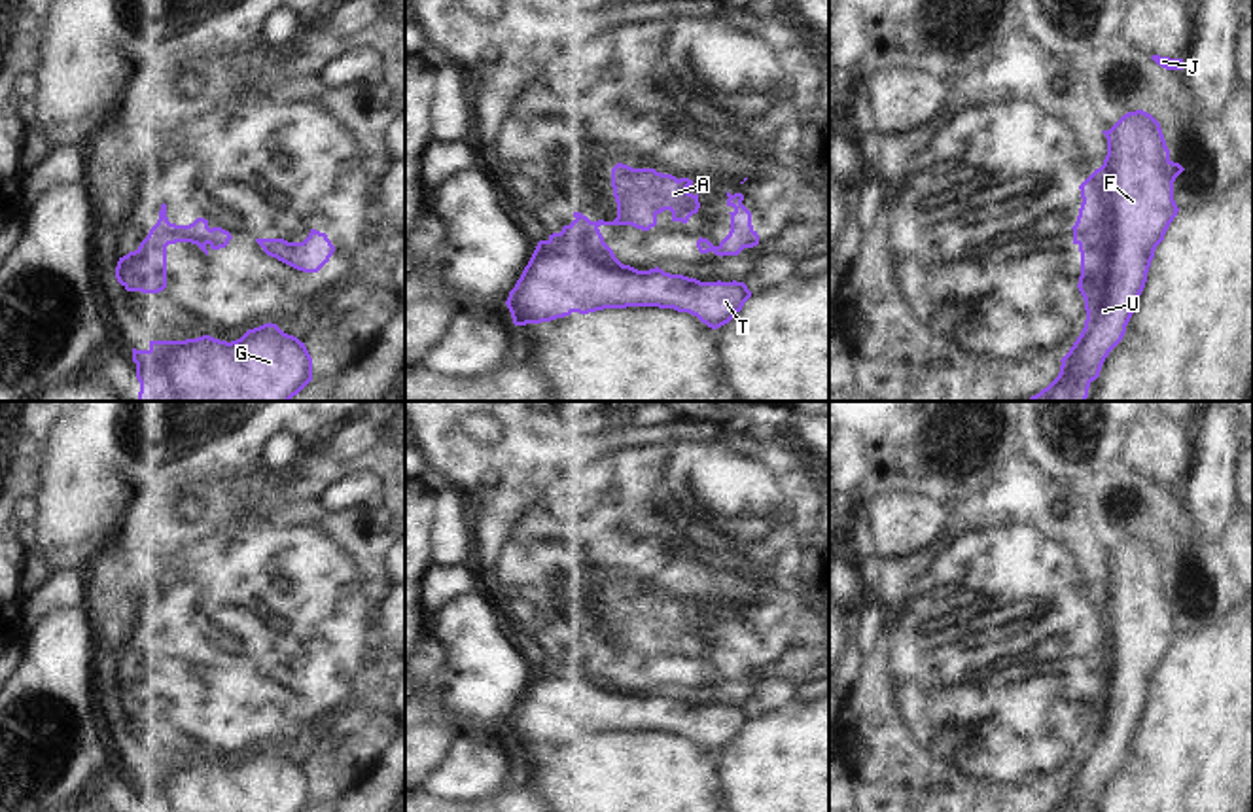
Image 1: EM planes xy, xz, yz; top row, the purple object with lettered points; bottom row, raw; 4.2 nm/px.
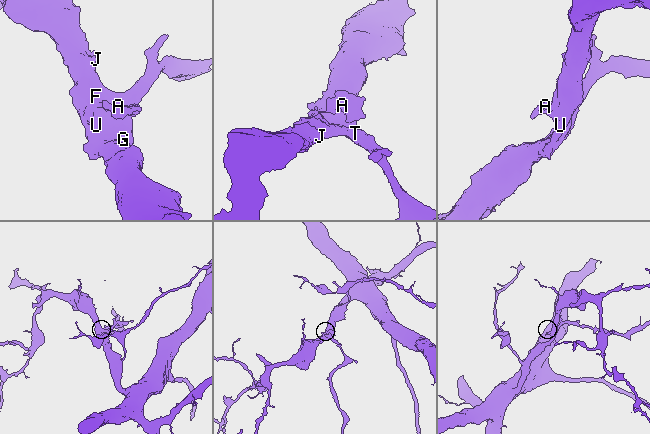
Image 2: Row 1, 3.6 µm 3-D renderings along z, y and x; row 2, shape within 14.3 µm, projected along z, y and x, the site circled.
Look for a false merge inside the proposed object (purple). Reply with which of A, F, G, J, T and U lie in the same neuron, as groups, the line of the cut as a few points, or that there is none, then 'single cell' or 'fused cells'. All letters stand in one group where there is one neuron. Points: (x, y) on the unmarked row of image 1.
groups A / F G J T U; cut xy (173, 648), (167, 667); fused cells

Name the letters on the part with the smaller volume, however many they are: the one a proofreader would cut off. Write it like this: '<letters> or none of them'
A

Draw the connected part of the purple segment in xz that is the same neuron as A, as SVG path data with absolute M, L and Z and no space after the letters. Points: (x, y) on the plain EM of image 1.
M617 587L611 592L611 611L617 627L617 642L613 645L592 645L600 649L632 649L649 655L657 649L657 640L664 634L672 636L672 645L687 647L698 636L697 617L687 613L693 609L689 602L657 596L655 592L632 592Z

